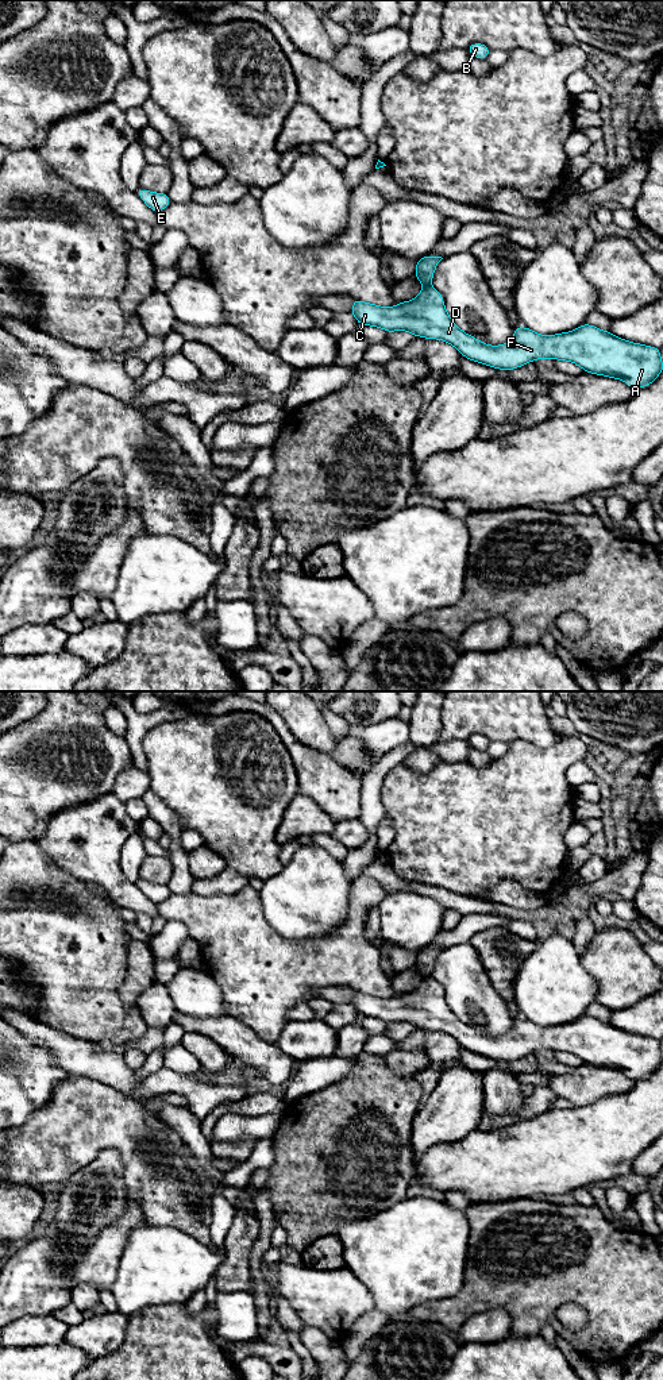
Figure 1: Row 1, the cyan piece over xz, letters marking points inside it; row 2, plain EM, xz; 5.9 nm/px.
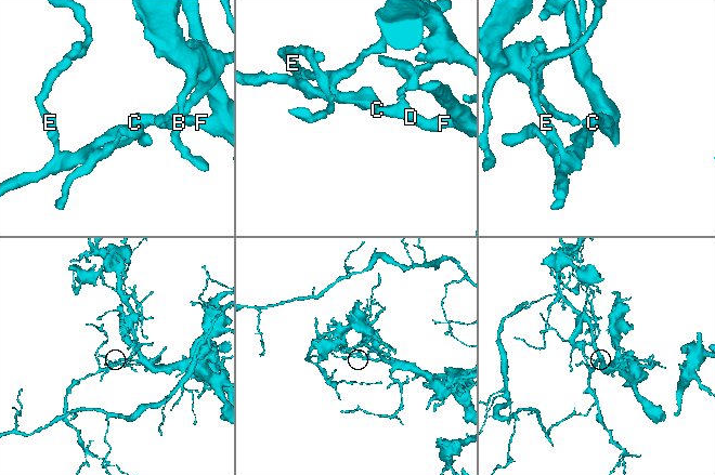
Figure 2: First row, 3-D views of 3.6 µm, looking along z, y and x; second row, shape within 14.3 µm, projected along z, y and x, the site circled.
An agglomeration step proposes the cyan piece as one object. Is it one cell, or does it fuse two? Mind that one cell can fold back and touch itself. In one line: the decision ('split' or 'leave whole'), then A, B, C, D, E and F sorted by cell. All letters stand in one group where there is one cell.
split | A C D E F / B

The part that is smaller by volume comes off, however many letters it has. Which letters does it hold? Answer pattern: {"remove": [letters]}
{"remove": ["B"]}

